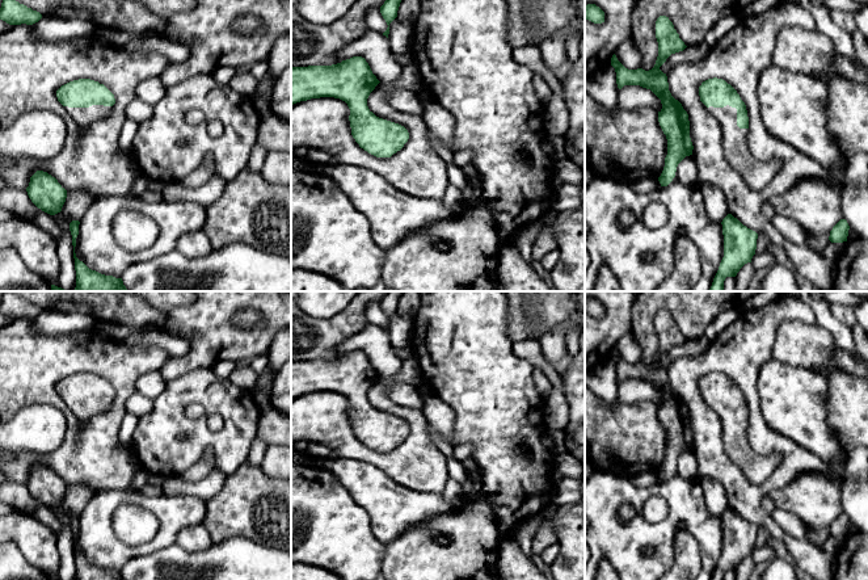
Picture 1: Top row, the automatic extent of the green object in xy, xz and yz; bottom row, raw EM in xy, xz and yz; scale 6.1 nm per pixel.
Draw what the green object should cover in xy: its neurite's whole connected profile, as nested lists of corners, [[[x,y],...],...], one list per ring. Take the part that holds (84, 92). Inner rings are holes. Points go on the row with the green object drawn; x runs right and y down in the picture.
[[[90,79],[62,85],[56,97],[81,129],[105,118],[115,104],[114,94],[104,84]]]

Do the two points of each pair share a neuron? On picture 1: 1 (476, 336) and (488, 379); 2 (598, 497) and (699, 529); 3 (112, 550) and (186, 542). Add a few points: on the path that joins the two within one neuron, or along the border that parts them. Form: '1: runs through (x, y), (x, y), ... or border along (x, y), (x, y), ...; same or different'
1: runs through (476, 347), (477, 369); same
2: runs through (624, 495), (666, 490), (679, 503); same
3: border along (201, 524), (185, 526), (177, 534), (175, 542); different

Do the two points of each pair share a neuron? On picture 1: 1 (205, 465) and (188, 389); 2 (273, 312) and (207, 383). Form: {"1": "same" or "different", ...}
{"1": "different", "2": "different"}

